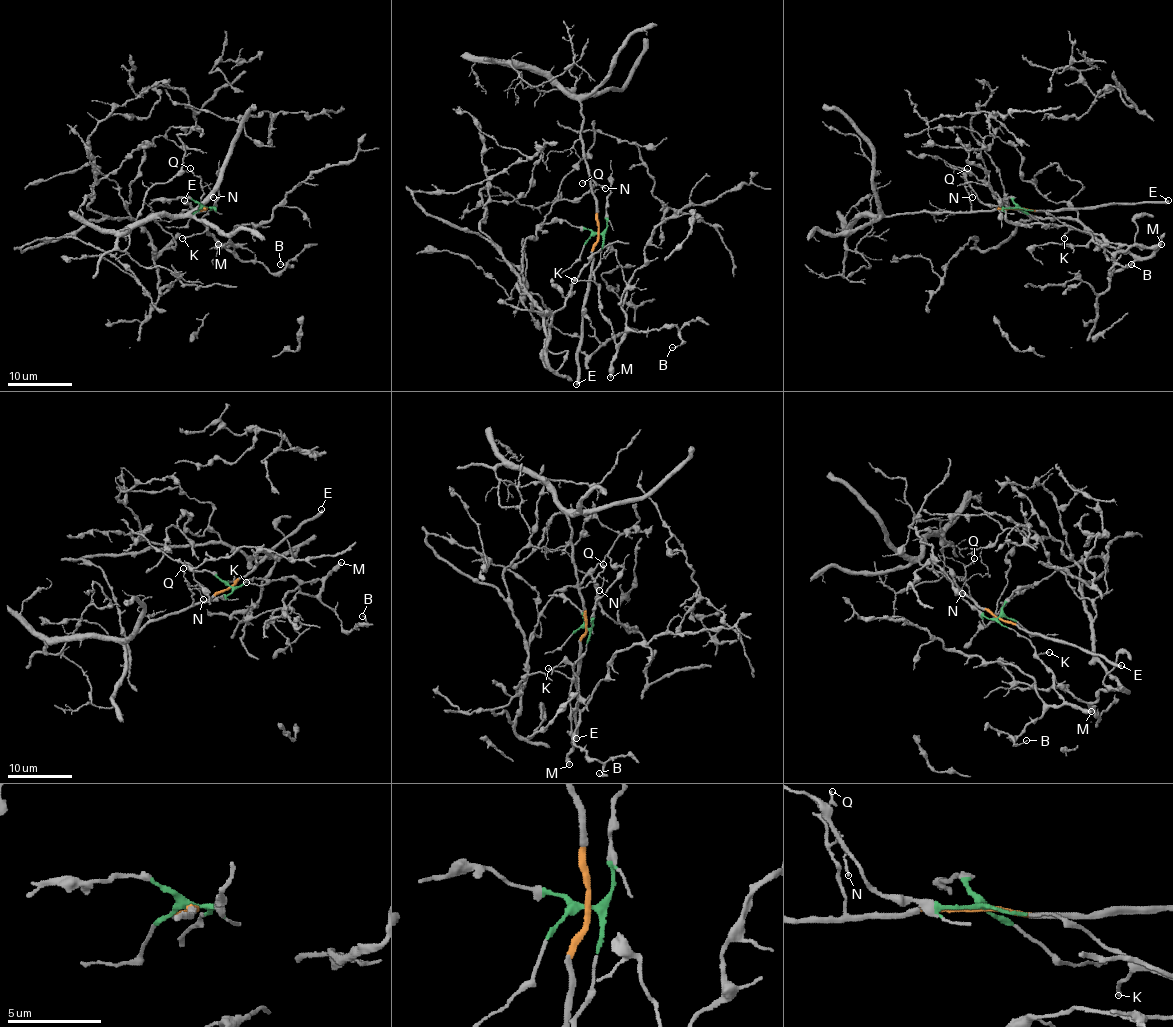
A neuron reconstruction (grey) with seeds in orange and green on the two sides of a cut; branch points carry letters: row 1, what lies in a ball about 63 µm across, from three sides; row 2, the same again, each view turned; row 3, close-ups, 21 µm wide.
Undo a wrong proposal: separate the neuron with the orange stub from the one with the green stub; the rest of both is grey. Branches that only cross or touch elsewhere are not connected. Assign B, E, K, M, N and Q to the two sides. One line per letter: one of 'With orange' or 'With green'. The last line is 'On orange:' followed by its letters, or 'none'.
B: With green
E: With orange
K: With green
M: With green
N: With orange
Q: With orange
On orange: E, N, Q

